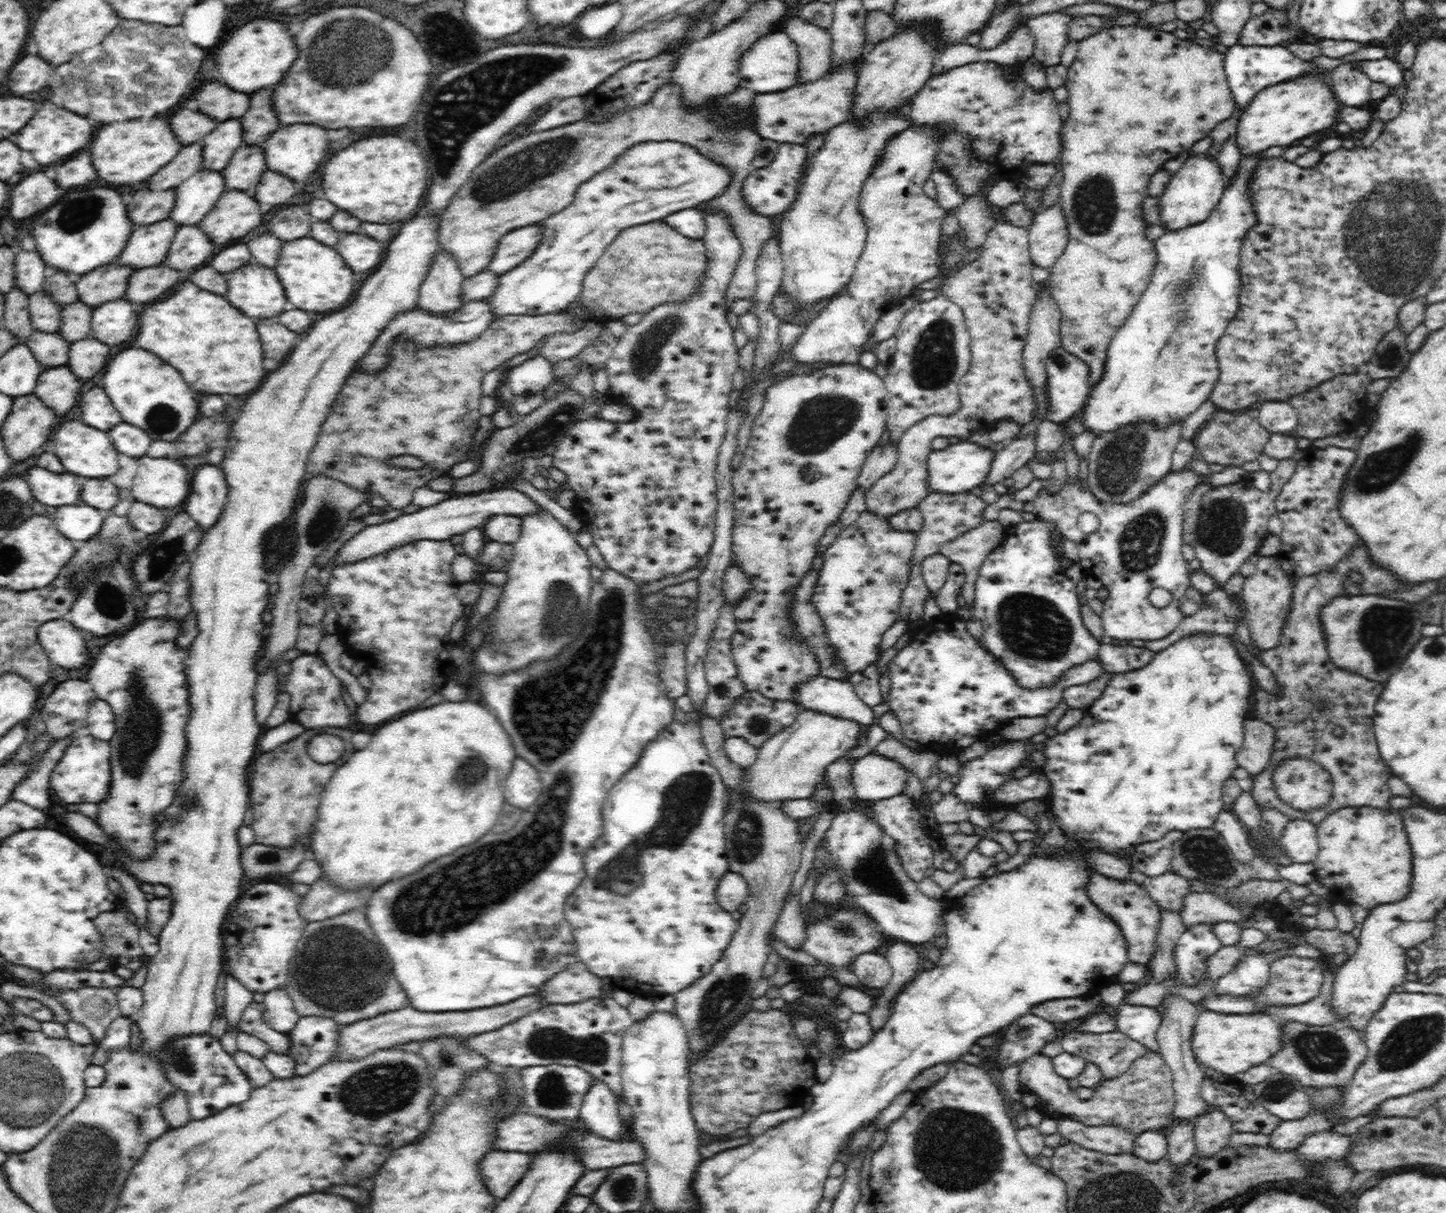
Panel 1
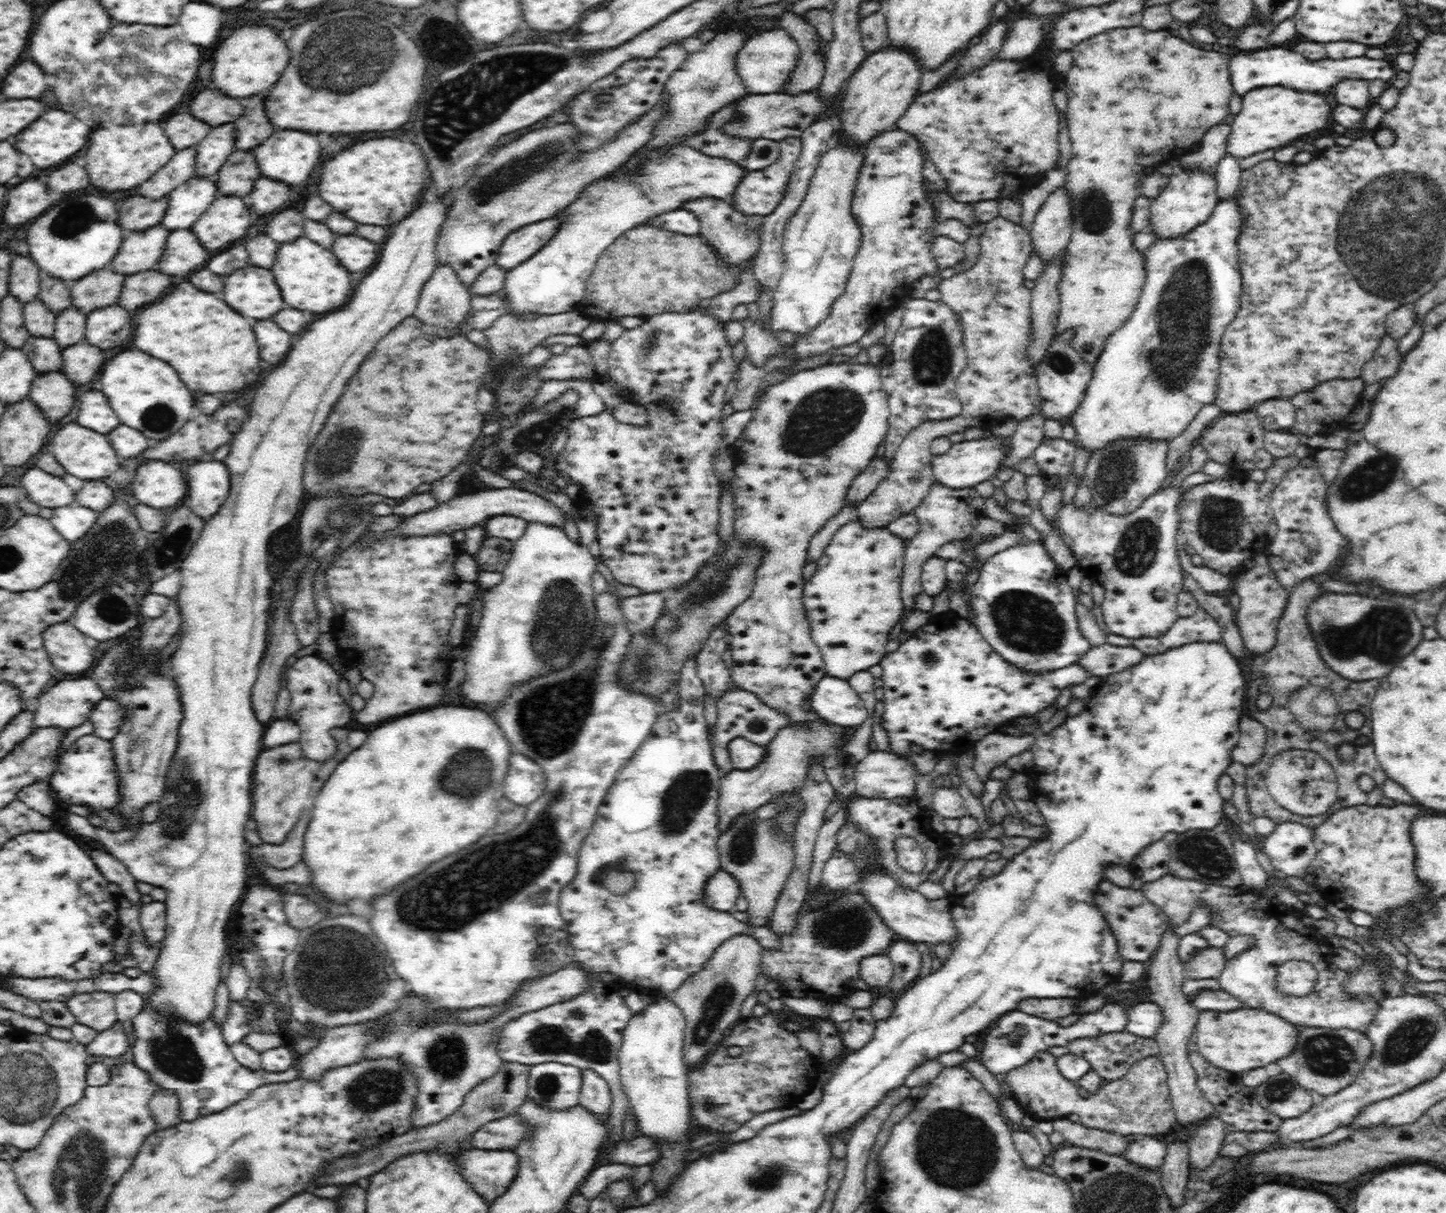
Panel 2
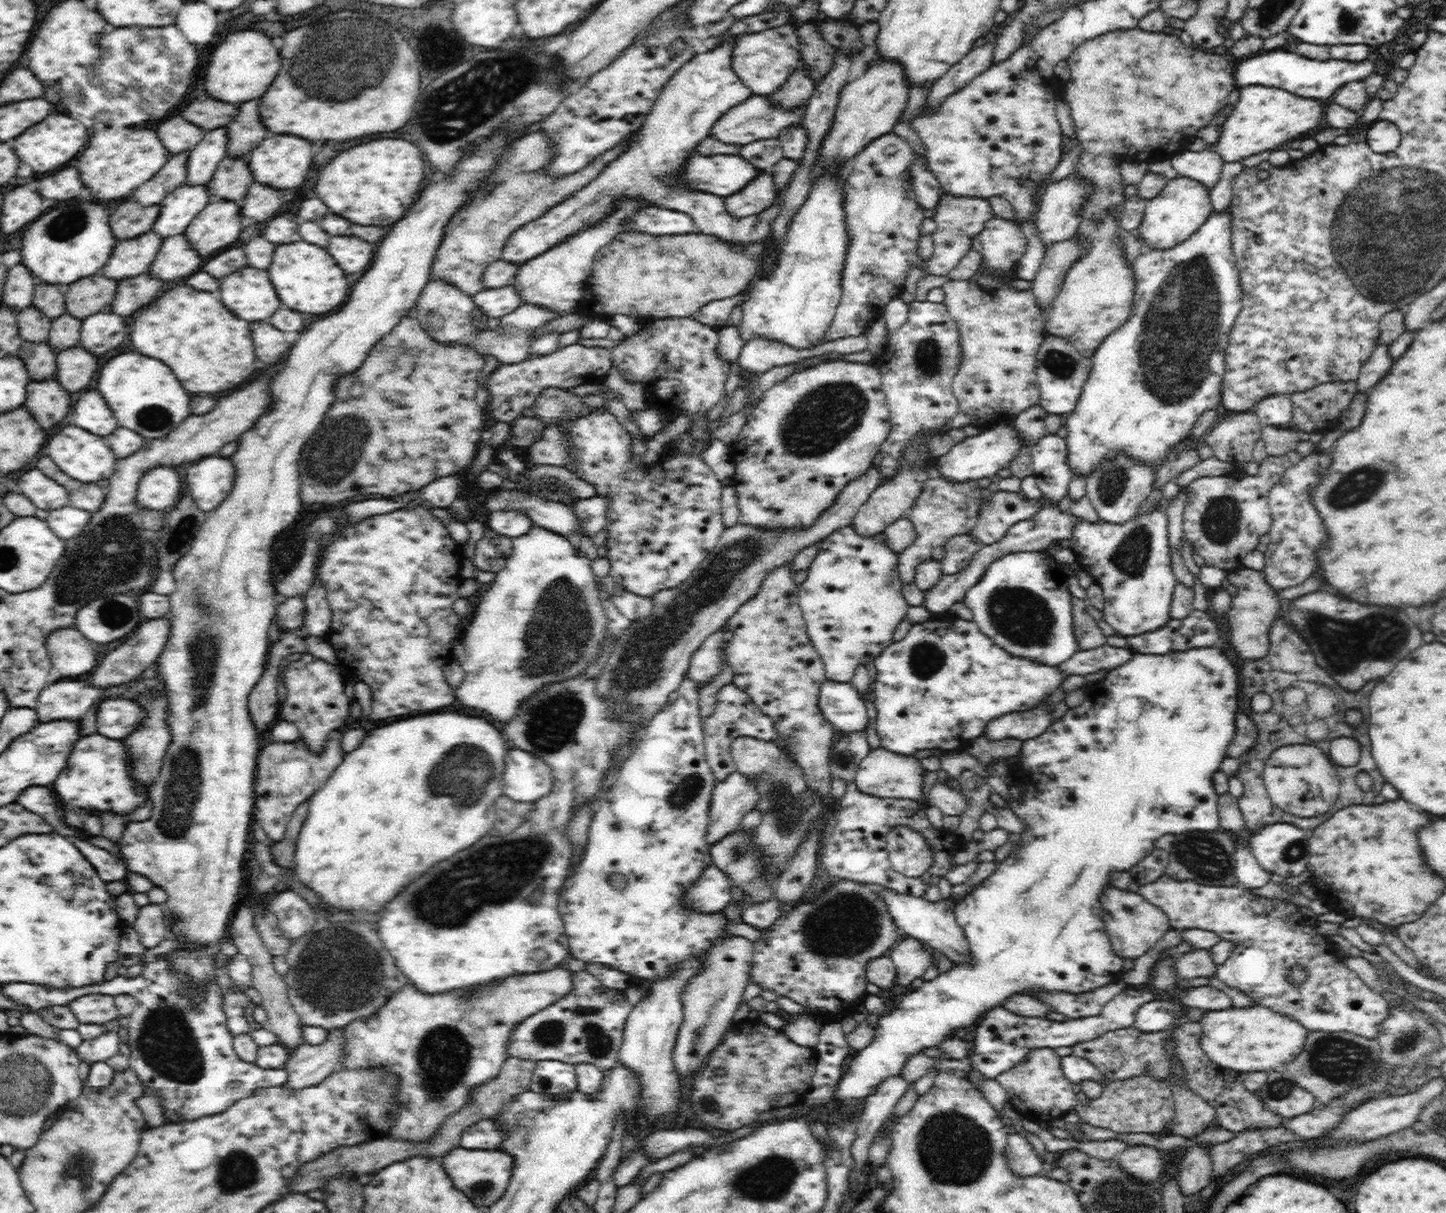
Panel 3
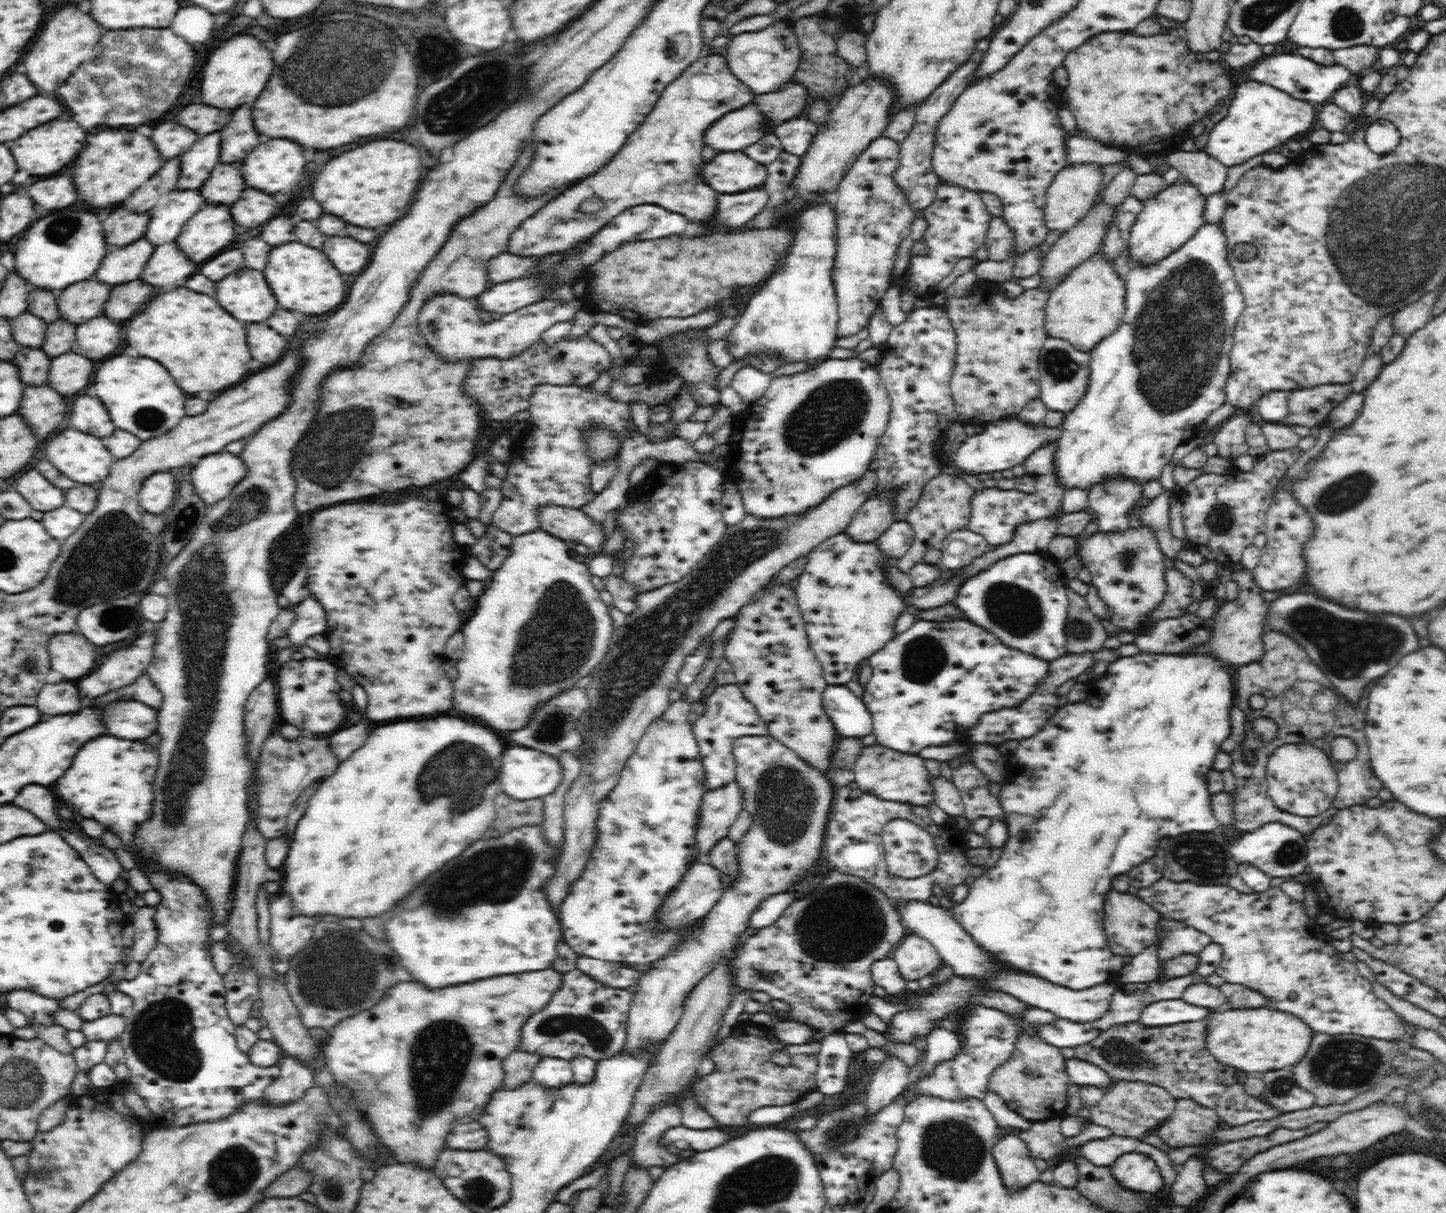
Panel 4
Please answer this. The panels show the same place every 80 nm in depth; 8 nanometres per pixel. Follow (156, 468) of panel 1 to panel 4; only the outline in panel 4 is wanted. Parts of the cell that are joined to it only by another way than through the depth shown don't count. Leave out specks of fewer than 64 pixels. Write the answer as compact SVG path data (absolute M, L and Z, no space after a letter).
M172 471L156 472L148 476L137 494L137 501L144 512L163 514L172 506L178 494L178 487L174 481Z

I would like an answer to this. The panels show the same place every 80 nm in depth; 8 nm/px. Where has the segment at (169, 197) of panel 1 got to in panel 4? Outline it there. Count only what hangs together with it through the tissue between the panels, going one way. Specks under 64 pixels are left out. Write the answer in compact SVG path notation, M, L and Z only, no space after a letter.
M119 208L102 223L105 241L110 248L132 244L136 239L145 237L148 221L152 219L152 212L145 214L128 212Z

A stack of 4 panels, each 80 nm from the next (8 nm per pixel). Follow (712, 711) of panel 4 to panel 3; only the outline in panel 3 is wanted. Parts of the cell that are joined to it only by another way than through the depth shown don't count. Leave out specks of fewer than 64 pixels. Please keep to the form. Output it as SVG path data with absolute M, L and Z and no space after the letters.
M732 683L718 691L714 714L702 720L702 735L706 746L706 763L712 769L717 783L726 780L732 772L737 771L731 754L731 744L735 738L752 737L775 742L777 740L776 723L752 703L752 699L746 695L746 692Z

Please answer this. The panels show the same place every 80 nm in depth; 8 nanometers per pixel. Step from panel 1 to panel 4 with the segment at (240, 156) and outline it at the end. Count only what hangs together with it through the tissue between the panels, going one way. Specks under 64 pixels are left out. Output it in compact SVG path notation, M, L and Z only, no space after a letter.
M219 162L198 189L206 205L232 205L246 190L240 162Z

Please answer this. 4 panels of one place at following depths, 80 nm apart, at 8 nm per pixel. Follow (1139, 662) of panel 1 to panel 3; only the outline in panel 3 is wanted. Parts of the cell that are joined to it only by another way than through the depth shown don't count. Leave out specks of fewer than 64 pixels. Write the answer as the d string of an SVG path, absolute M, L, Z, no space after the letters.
M1103 644L1090 650L1076 651L1074 656L1059 664L1057 668L1065 676L1072 676L1072 674L1084 676L1102 669L1112 670L1128 662L1134 654L1135 652L1128 646L1119 648Z

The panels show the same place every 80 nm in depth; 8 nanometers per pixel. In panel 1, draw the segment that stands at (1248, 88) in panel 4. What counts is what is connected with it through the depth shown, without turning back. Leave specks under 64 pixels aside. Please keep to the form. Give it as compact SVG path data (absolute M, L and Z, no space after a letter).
M1320 72L1288 80L1274 86L1263 88L1247 104L1237 122L1235 138L1241 155L1250 156L1256 152L1268 150L1271 146L1286 148L1292 142L1330 128L1336 122L1338 108L1342 104L1337 100L1333 90L1326 86L1328 78Z

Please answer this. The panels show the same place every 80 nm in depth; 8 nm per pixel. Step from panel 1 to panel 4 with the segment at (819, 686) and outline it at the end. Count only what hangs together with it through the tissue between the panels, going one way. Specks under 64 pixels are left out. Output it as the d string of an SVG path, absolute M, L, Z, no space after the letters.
M829 685L824 690L823 708L840 736L862 738L873 734L868 708L845 685Z

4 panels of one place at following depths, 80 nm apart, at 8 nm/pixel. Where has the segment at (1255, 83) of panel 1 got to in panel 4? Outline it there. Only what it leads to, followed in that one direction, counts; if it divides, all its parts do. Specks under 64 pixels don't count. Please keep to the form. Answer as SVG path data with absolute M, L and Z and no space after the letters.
M1294 53L1266 55L1250 64L1246 69L1246 76L1250 81L1273 86L1274 88L1278 88L1278 90L1287 92L1290 96L1296 98L1296 100L1306 100L1306 102L1315 104L1328 100L1340 86L1348 84L1352 80L1352 76L1354 76L1353 72L1350 72L1347 68L1336 62L1330 64L1330 66L1318 64L1308 57Z

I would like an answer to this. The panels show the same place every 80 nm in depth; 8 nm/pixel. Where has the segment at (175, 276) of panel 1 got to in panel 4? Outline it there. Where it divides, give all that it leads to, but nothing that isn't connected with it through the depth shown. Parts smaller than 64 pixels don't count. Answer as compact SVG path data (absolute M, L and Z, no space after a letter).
M142 279L112 287L103 315L114 322L125 323L124 320L132 318L146 302L150 302L153 289L151 284L146 284Z

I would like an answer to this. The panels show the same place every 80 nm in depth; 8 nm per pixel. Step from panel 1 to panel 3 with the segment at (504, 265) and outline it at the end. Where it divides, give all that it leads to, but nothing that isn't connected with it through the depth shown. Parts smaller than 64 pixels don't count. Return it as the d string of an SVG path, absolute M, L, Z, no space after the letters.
M733 40L720 43L706 53L694 54L694 58L676 70L664 85L651 111L645 116L643 125L631 143L612 162L609 162L583 189L546 211L544 216L515 229L502 250L502 259L522 264L540 256L542 252L564 243L568 237L594 227L617 208L618 198L635 198L651 202L690 216L702 234L716 236L723 242L739 246L767 241L771 234L772 222L780 215L781 204L778 192L768 210L752 217L734 219L726 211L723 197L696 191L678 183L678 174L684 162L695 152L696 146L710 135L710 129L732 106L748 100L752 91L741 81L731 68Z

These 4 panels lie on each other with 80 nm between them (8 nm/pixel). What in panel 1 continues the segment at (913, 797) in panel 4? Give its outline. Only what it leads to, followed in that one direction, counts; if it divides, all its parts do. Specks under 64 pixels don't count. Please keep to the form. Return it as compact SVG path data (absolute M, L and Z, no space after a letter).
M868 754L854 762L852 783L854 792L862 802L883 801L904 795L908 771L900 762L881 756Z

